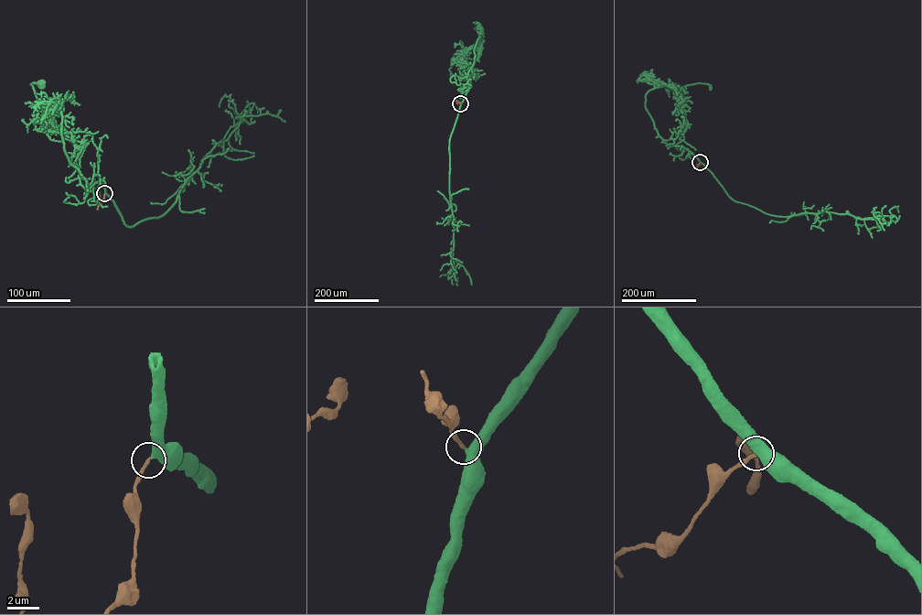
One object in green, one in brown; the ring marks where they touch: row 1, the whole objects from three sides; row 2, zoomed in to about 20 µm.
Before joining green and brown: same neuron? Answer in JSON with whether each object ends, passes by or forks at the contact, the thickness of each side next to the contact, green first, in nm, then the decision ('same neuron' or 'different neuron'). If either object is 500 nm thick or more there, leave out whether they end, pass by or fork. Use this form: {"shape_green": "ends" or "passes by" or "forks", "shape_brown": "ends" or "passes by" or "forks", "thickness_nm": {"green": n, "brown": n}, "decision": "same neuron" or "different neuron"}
{"thickness_nm": {"green": 550, "brown": 200}, "decision": "same neuron"}

